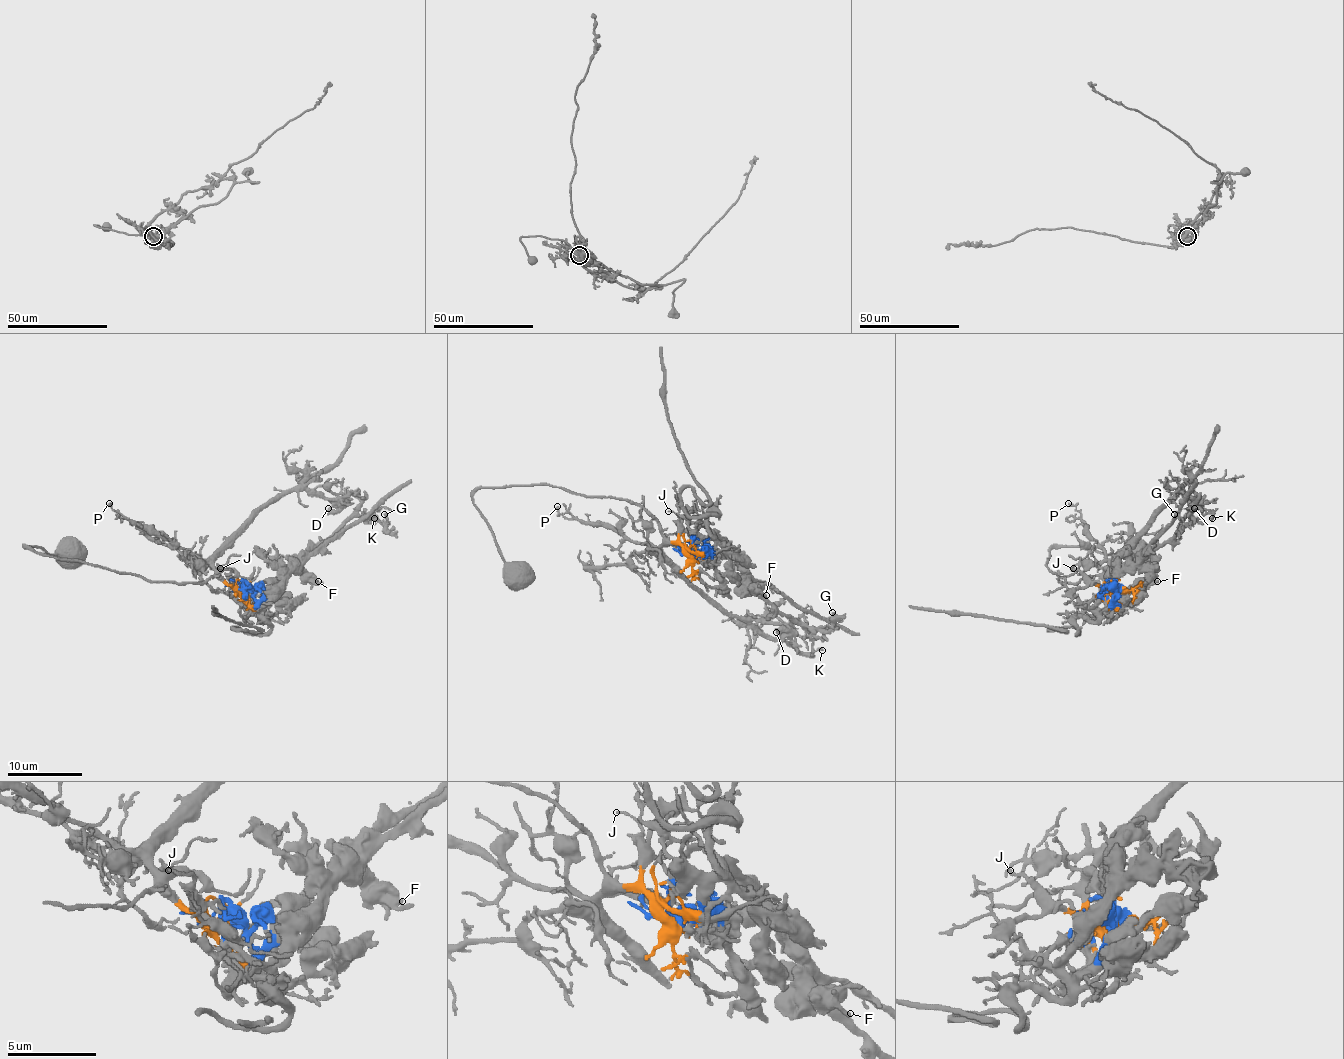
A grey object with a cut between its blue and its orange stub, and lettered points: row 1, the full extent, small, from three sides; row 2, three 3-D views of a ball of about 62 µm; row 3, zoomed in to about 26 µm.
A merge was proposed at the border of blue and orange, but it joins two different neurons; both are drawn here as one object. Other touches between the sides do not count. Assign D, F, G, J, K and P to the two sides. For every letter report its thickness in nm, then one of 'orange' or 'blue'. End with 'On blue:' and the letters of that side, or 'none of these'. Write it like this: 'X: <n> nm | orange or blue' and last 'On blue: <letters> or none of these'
D: 380 nm | blue
F: 200 nm | blue
G: 240 nm | blue
J: 120 nm | orange
K: 160 nm | blue
P: 130 nm | orange
On blue: D, F, G, K

